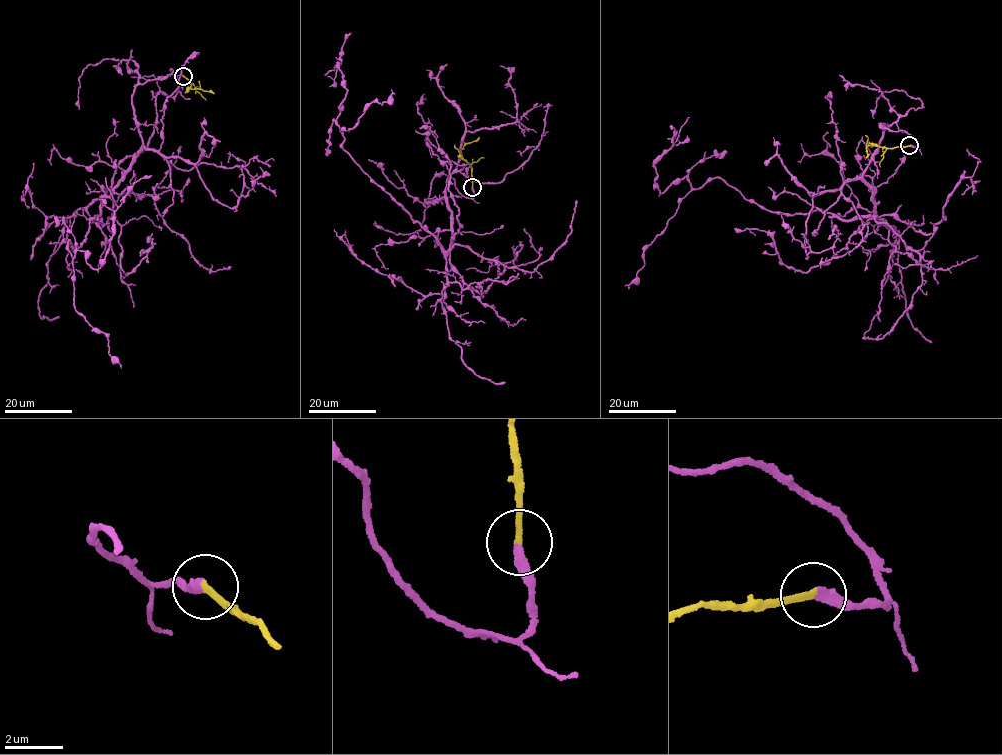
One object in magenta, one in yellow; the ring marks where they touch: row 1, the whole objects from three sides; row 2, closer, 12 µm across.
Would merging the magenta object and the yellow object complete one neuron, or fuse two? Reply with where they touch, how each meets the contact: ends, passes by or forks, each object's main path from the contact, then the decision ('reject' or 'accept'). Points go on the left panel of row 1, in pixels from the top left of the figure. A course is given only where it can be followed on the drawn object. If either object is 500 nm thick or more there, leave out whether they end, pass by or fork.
(183, 76) | magenta ends | yellow ends | magenta via (183, 76), (135, 88), (142, 150), (80, 247), (68, 242), (72, 260), (100, 267), (115, 211), (152, 175) | yellow via (183, 76), (193, 84), (190, 88), (214, 93) | accept

